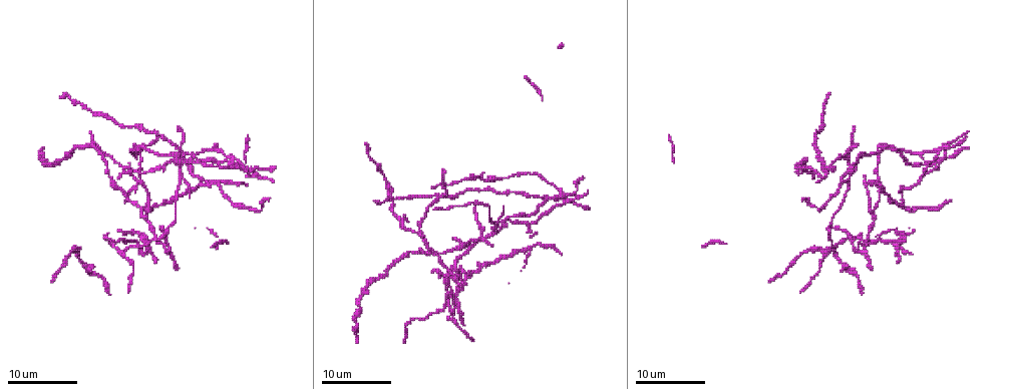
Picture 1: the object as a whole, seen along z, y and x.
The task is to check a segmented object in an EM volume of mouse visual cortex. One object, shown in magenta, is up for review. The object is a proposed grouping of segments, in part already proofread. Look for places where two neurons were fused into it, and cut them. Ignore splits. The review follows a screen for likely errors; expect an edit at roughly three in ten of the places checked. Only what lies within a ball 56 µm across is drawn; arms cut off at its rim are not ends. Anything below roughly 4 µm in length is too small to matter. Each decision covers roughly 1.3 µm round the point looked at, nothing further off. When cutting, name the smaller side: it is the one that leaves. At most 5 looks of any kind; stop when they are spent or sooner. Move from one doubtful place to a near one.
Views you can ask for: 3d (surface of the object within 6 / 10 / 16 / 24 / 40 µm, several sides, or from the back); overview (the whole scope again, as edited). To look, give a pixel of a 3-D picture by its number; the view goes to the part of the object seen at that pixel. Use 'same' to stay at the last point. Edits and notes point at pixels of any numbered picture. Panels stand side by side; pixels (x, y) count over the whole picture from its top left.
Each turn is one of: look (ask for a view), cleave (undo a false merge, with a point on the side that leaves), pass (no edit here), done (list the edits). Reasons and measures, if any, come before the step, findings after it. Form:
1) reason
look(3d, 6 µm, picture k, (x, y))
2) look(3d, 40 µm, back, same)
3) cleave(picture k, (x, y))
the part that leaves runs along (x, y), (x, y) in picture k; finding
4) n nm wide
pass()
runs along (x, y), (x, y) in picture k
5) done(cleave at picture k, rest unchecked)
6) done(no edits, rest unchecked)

thin neck
look(3d, 6 µm, picture 1, (448, 195))

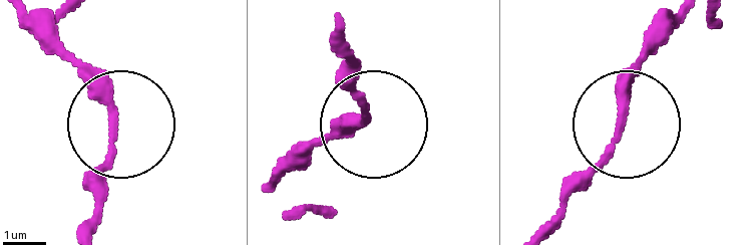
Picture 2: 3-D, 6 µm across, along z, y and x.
pass()
one neuron here

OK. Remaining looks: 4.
three arms meet
look(3d, 6 µm, picture 1, (145, 218))

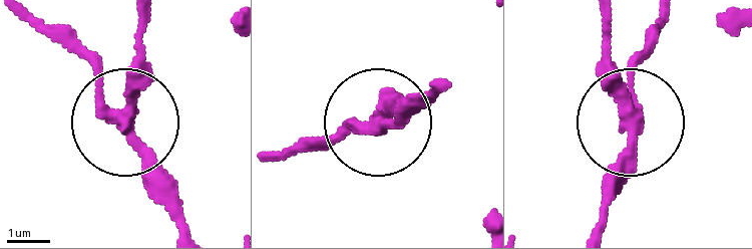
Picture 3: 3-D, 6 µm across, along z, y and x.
pass()
runs along (186, 227), (125, 108), (147, 26) in picture 3; all the same neuron

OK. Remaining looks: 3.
three arms meet
look(3d, 16 µm, picture 1, (937, 151))

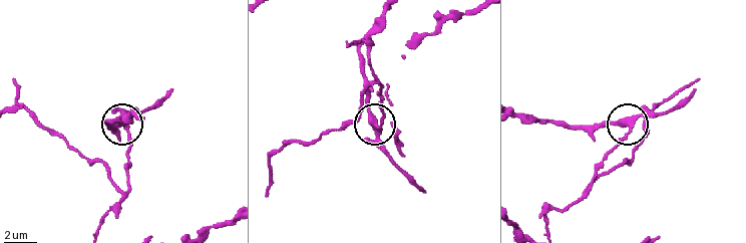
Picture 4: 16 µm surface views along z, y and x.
cleave(picture 4, (130, 144))
the part that leaves runs along (125, 128), (129, 175), (116, 186), (16, 97), (13, 78) in picture 4; a second neuron is stuck on

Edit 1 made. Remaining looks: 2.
done(cleave at picture 4, rest unchecked)

